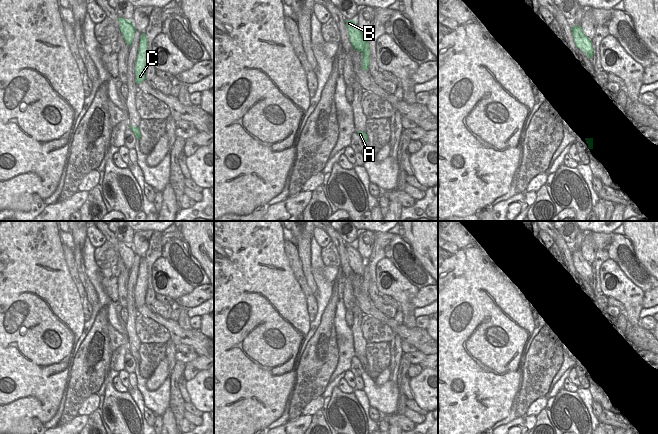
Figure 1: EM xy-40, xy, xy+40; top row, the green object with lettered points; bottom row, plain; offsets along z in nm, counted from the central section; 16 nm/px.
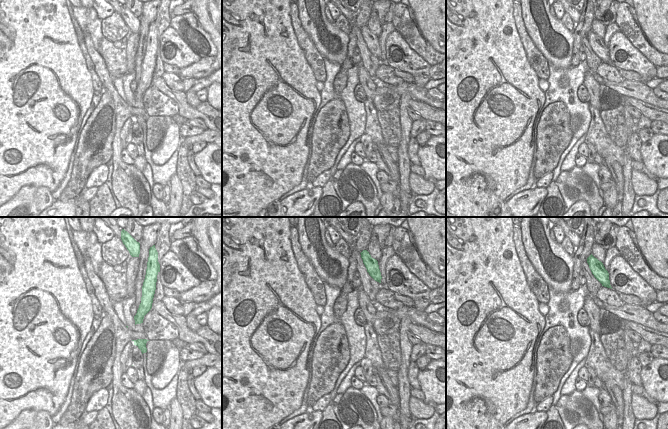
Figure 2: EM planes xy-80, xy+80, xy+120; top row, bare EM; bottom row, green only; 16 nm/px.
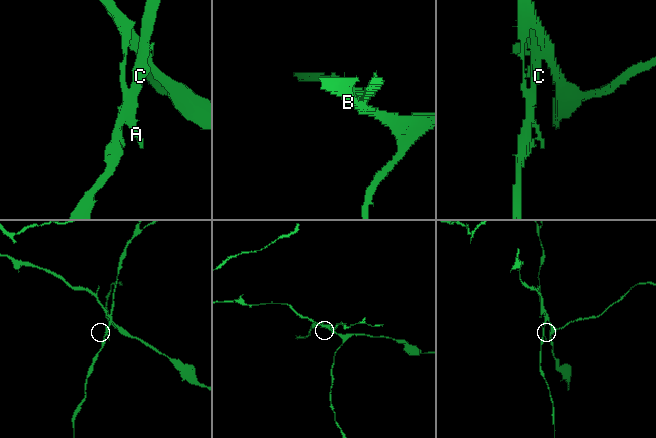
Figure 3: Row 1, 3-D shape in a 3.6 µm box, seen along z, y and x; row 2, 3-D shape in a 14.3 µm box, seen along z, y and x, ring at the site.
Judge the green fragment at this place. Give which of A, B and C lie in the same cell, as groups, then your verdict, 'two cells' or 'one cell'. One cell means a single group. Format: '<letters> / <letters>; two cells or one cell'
A C / B; two cells

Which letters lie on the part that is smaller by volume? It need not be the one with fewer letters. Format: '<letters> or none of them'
A, C

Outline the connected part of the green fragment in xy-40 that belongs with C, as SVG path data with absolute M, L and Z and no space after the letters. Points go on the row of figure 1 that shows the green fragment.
M145 33L141 34L137 59L135 63L135 81L138 85L145 80L146 68L148 62L148 44Z

